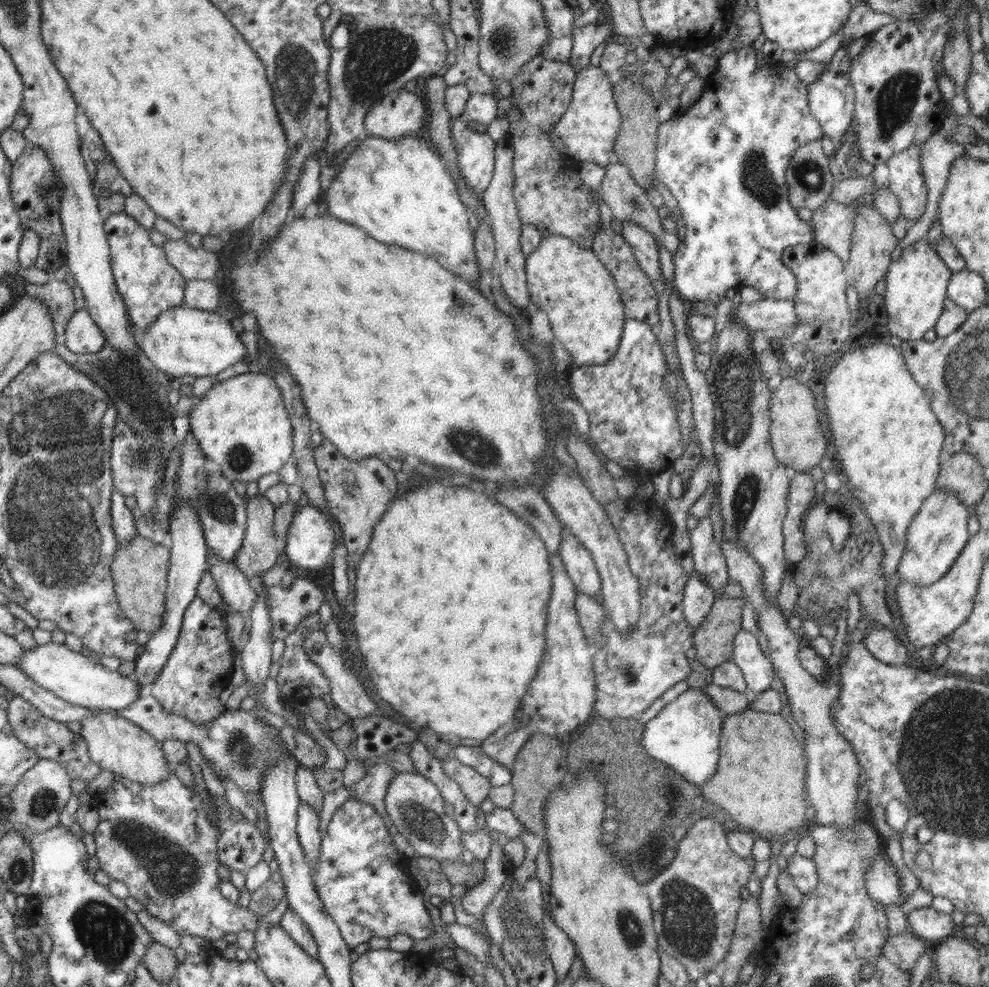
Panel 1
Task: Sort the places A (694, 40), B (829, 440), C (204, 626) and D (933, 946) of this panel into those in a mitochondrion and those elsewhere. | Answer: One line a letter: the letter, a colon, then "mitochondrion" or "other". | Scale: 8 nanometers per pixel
A: other
B: other
C: other
D: other

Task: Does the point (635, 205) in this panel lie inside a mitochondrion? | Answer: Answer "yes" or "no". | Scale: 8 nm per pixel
yes

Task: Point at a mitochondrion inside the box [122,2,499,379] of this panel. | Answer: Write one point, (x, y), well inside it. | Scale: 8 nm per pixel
(379, 55)

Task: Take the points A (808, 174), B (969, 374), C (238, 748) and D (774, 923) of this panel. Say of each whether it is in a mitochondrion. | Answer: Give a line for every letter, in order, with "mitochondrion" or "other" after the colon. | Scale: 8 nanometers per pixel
A: mitochondrion
B: mitochondrion
C: mitochondrion
D: other

